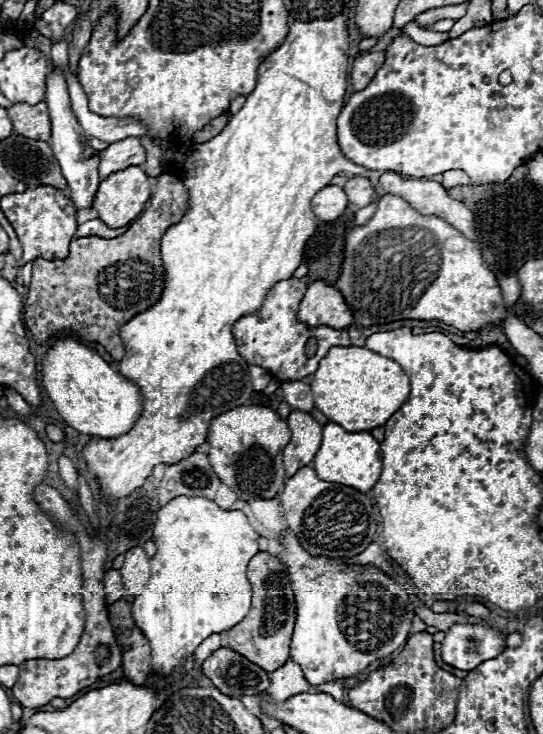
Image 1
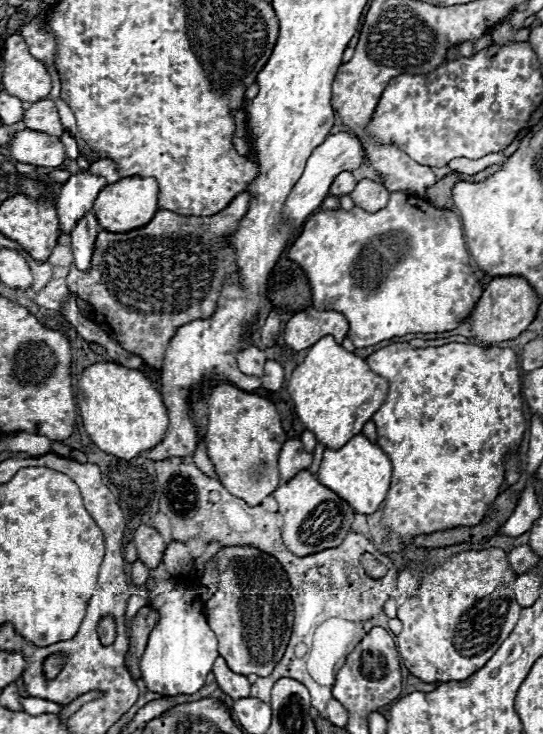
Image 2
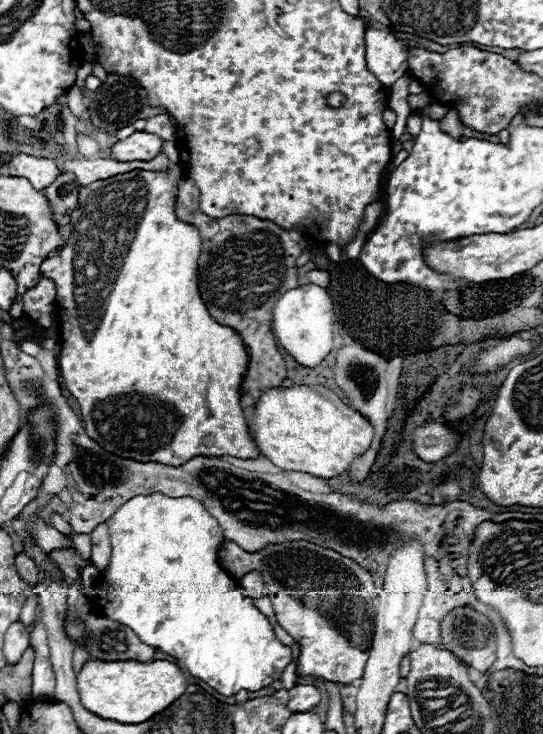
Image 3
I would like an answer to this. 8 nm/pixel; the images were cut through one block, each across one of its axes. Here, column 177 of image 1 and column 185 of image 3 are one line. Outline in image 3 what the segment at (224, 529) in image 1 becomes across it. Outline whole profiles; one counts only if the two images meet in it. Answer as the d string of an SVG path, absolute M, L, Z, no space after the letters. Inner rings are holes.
M162 494L136 496L108 520L108 532L112 558L108 570L100 576L108 595L102 600L96 583L92 604L97 612L130 626L144 644L170 654L194 678L204 680L222 696L234 696L242 688L256 692L280 680L284 668L292 662L292 648L276 638L268 618L254 606L252 598L236 590L234 580L220 568L218 548L224 534L218 520L198 500L188 496L168 498Z

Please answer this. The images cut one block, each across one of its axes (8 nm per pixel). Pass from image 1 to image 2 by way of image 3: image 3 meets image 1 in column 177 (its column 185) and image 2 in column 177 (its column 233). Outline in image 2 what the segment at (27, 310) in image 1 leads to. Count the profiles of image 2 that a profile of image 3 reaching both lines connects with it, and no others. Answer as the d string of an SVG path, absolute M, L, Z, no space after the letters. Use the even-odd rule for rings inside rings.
M242 192L222 212L214 216L194 218L194 216L180 216L170 210L158 210L154 218L142 228L124 234L100 232L96 238L90 268L86 272L72 268L70 274L66 276L70 292L74 292L80 300L88 302L94 308L96 324L102 330L108 324L106 334L114 338L118 344L122 344L124 350L138 354L140 358L144 358L148 366L160 368L166 346L174 336L172 330L180 328L182 324L188 324L190 320L210 318L214 314L224 278L236 272L234 252L226 246L224 236L236 232L238 222L248 210L248 202L250 202L250 194Z

